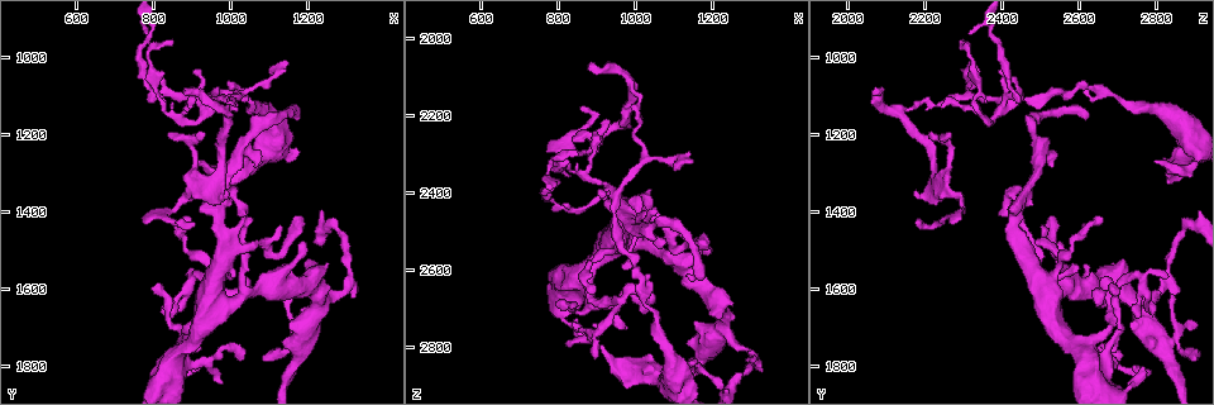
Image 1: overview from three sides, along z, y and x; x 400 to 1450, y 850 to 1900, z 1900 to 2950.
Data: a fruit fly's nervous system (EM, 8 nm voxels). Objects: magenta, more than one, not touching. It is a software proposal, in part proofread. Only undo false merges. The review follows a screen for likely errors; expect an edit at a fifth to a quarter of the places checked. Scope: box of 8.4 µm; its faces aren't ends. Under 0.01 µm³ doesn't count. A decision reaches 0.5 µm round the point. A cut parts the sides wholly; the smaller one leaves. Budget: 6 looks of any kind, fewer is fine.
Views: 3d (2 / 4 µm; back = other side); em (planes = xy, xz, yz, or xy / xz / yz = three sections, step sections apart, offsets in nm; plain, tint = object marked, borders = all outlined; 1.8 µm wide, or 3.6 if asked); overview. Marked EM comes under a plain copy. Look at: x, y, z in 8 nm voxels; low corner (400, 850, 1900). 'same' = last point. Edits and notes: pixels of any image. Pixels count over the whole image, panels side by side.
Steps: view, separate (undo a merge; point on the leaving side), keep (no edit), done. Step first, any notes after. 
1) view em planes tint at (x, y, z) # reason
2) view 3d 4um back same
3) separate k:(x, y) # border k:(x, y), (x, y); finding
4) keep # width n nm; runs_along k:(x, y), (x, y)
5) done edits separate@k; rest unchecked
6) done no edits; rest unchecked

view 3d 2um at (820, 1400, 2285) # sharp bend

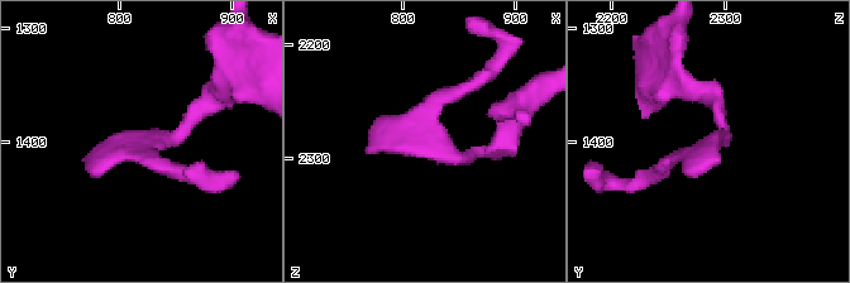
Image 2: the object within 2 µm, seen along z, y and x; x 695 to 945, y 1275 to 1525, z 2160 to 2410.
view em planes tint at (824, 1406, 2280)

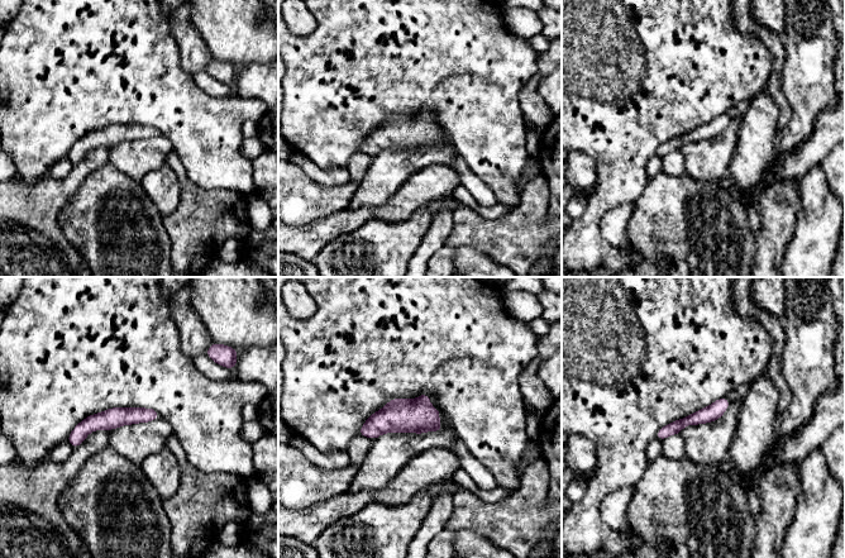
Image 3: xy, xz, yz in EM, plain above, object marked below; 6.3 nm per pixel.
keep # runs_along 3:(154, 415), (94, 421), (71, 438); all the same cell

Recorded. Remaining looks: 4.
view em xz step 4 borders at (990, 1140, 2140) # abrupt turn

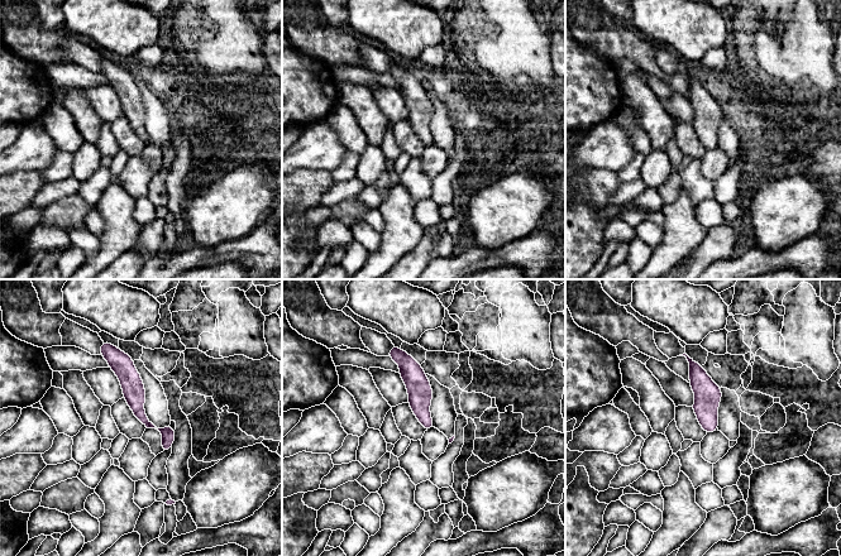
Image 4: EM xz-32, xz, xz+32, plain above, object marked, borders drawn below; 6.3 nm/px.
view em planes borders same # another direction

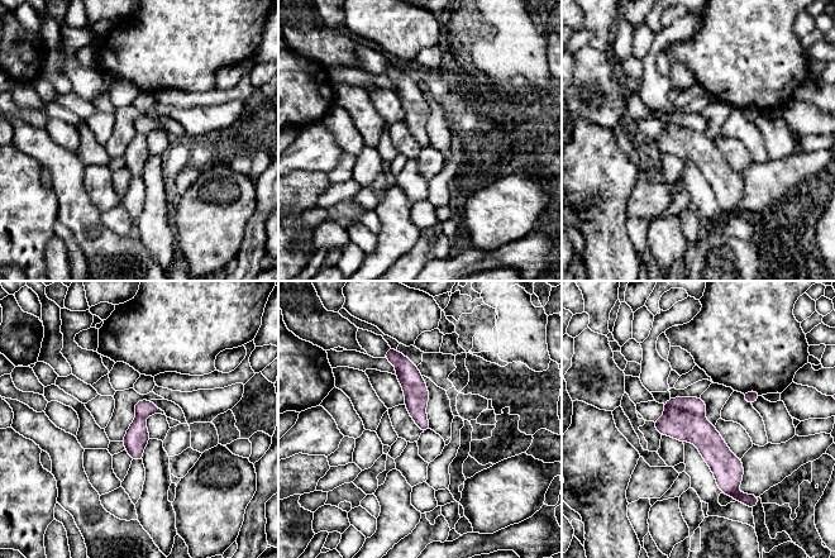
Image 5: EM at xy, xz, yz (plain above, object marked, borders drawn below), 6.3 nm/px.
separate 5:(678, 424) # width 150 nm; part_leaving 5:(667, 410), (719, 457), (733, 492); two cells meet here

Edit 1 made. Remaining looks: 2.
done edits separate@5; rest unchecked

